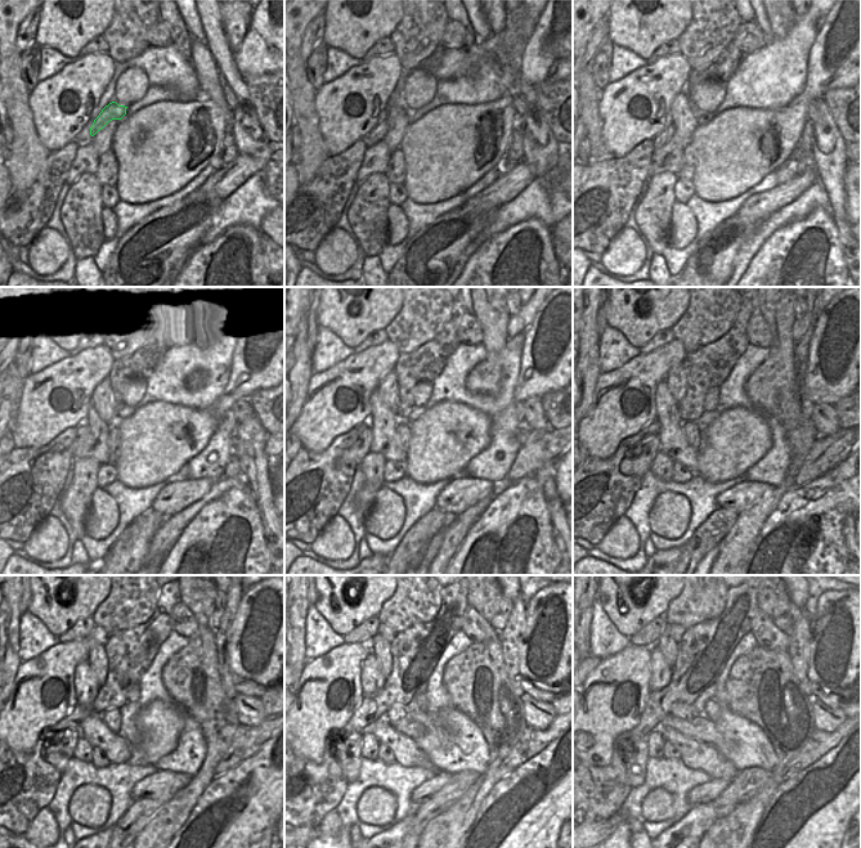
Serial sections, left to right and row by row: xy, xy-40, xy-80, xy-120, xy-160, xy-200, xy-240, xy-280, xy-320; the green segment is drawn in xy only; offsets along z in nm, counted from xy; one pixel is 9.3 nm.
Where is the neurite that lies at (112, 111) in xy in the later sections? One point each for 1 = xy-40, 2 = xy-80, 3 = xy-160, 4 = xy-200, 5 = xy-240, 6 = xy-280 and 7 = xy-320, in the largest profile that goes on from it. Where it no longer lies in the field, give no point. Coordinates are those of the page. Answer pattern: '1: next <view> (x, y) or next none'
1: next xy-40 (377, 133)
2: next xy-80 (664, 135)
3: next xy-160 (361, 448)
4: next xy-200 (637, 461)
5: next xy-240 (57, 752)
6: next xy-280 (345, 752)
7: next xy-320 (633, 752)

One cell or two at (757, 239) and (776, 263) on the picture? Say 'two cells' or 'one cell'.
two cells

